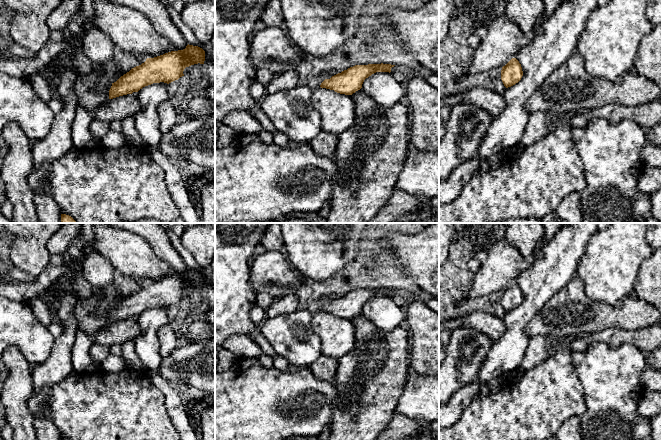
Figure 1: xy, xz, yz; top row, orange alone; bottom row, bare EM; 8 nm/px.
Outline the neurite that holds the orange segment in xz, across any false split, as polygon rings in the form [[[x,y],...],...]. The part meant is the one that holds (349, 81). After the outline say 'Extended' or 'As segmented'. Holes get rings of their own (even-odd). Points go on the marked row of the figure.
[[[368,64],[355,65],[342,71],[330,79],[325,79],[320,87],[334,90],[337,93],[352,95],[362,88],[362,84],[366,78],[376,72],[391,72],[391,68],[395,65],[391,64]]]. As segmented

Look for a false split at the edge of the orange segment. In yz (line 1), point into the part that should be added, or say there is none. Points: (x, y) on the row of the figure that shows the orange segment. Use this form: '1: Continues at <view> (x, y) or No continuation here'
1: No continuation here

